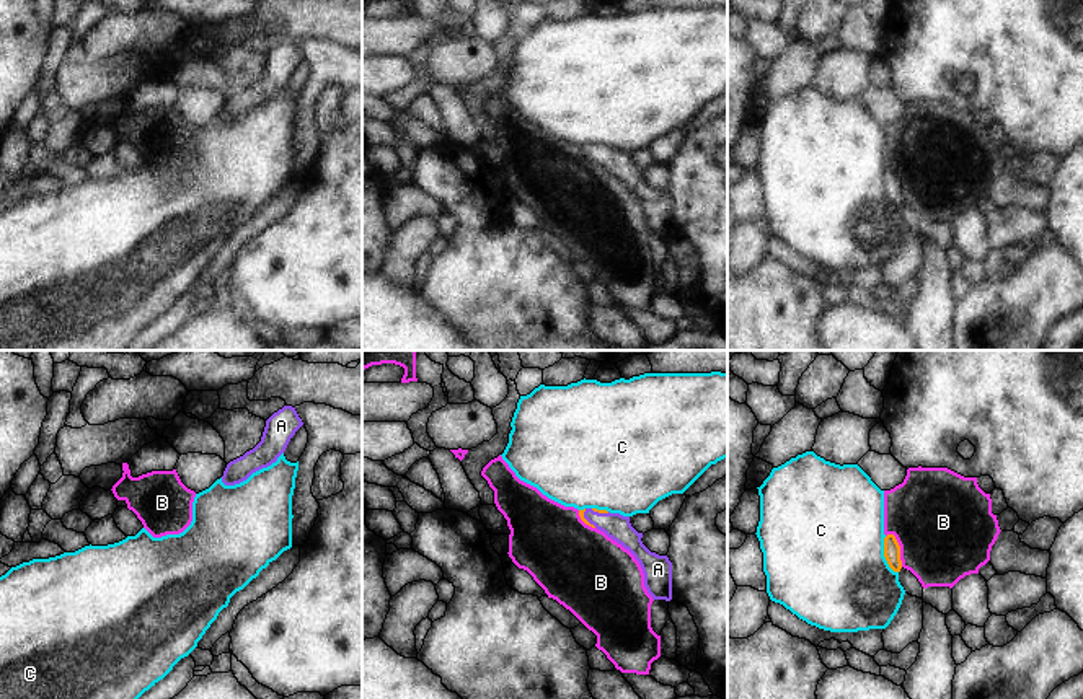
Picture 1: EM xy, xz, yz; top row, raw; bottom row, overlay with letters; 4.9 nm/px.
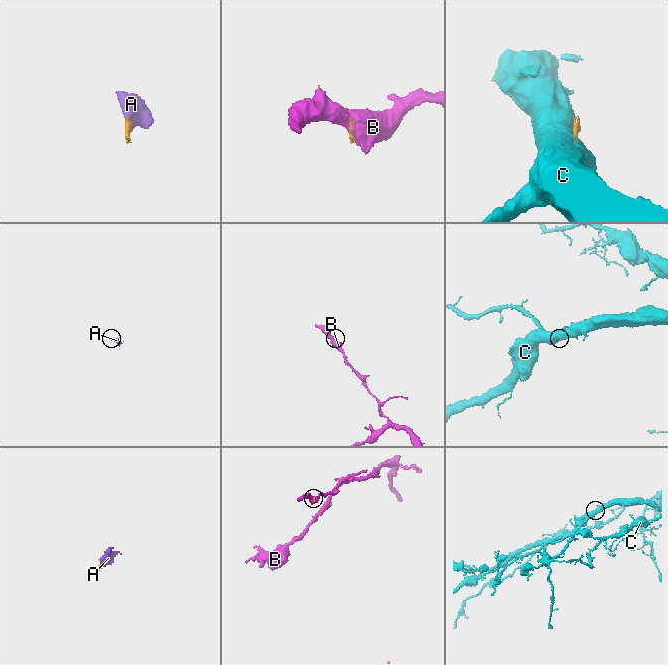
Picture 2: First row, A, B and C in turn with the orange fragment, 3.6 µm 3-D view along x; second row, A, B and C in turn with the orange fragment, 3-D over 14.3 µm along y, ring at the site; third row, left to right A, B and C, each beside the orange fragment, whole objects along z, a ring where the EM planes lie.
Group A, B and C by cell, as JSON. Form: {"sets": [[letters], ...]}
{"sets": [["A"], ["B"], ["C"]]}

